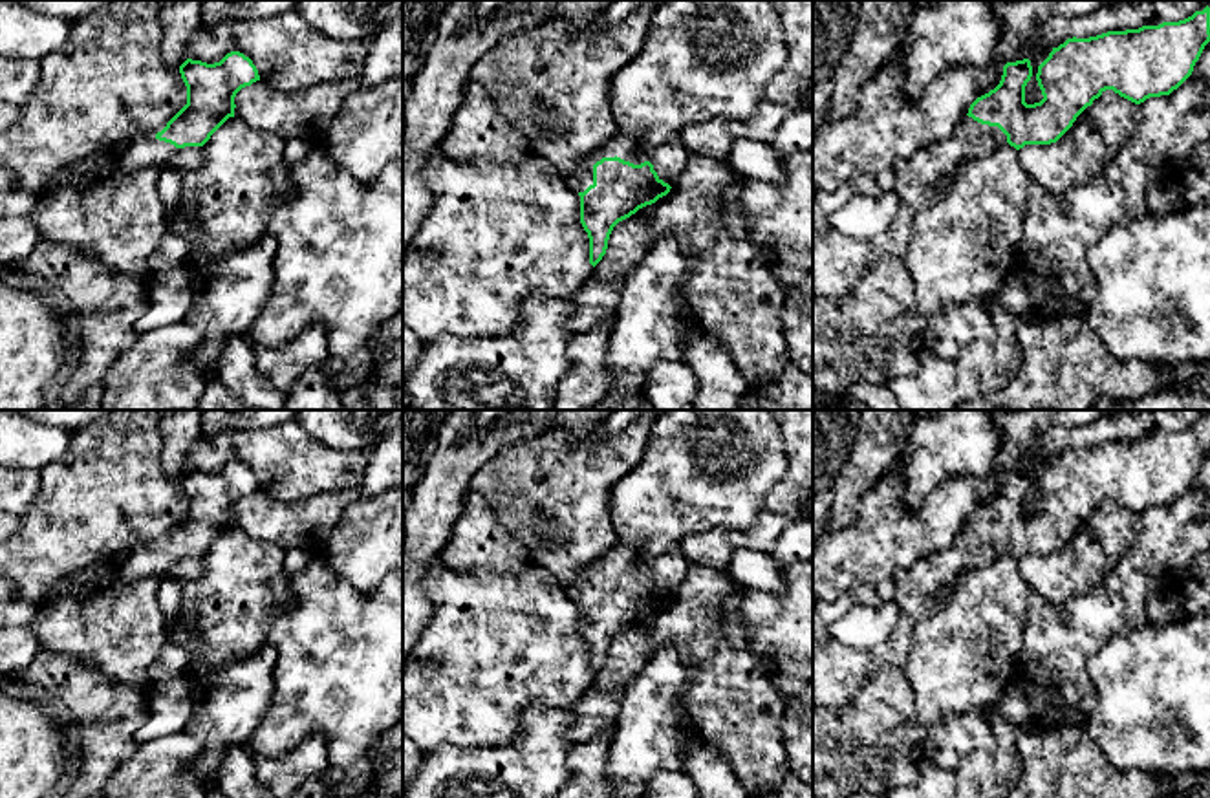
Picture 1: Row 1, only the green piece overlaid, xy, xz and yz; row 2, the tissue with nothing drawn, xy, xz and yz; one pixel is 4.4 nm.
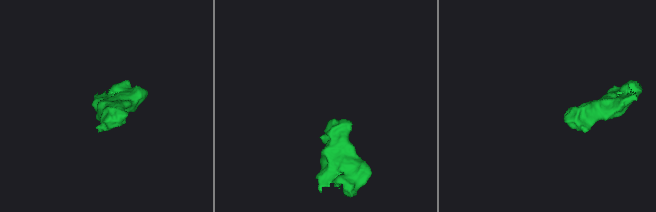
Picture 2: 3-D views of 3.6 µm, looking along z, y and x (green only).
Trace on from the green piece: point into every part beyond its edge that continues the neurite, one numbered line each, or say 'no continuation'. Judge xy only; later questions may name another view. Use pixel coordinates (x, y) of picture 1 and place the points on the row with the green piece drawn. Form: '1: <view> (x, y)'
1: xy (145, 150)

